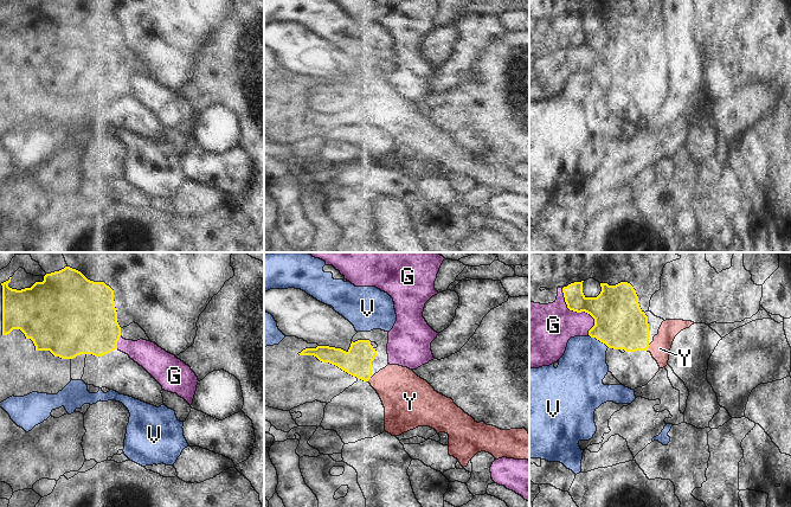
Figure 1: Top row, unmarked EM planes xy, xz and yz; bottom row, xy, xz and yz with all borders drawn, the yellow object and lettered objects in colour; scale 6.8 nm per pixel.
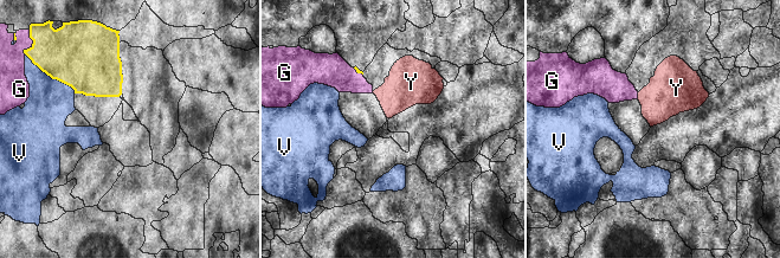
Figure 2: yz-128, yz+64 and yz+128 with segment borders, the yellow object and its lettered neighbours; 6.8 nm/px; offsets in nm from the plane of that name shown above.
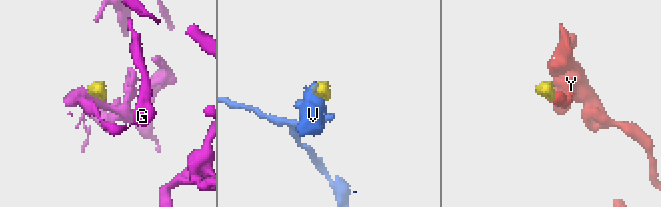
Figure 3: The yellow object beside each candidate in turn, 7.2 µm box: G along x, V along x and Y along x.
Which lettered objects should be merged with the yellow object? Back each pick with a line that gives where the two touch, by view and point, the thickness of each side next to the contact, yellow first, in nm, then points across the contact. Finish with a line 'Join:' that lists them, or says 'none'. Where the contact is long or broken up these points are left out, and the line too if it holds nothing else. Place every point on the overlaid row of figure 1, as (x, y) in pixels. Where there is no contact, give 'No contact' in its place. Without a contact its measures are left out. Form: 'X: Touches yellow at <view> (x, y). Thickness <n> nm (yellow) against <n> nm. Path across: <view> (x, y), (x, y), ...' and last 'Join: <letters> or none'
Y: Touches yellow at yz (648, 347). Thickness 340 nm (yellow) against 140 nm. Path across: yz (619, 323), (648, 347), (660, 348)
Join: Y.

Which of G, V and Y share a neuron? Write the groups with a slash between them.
G / V / Y

